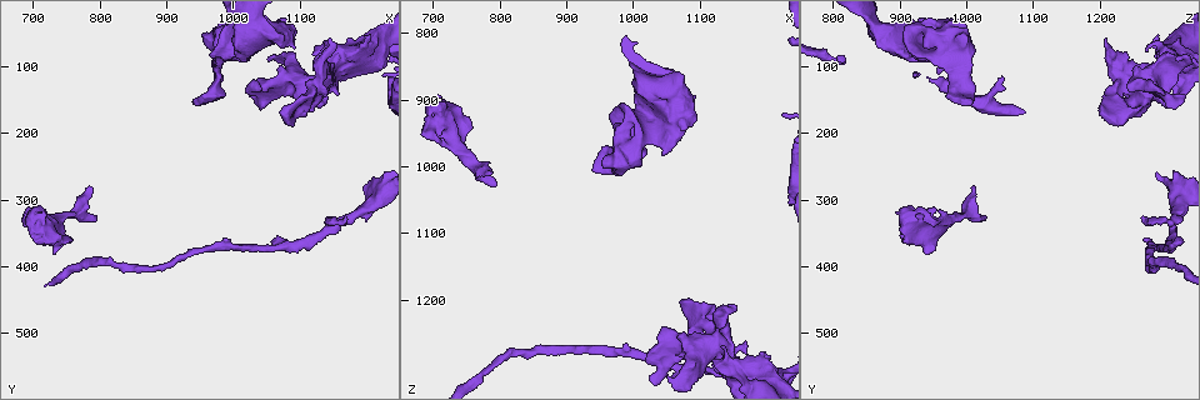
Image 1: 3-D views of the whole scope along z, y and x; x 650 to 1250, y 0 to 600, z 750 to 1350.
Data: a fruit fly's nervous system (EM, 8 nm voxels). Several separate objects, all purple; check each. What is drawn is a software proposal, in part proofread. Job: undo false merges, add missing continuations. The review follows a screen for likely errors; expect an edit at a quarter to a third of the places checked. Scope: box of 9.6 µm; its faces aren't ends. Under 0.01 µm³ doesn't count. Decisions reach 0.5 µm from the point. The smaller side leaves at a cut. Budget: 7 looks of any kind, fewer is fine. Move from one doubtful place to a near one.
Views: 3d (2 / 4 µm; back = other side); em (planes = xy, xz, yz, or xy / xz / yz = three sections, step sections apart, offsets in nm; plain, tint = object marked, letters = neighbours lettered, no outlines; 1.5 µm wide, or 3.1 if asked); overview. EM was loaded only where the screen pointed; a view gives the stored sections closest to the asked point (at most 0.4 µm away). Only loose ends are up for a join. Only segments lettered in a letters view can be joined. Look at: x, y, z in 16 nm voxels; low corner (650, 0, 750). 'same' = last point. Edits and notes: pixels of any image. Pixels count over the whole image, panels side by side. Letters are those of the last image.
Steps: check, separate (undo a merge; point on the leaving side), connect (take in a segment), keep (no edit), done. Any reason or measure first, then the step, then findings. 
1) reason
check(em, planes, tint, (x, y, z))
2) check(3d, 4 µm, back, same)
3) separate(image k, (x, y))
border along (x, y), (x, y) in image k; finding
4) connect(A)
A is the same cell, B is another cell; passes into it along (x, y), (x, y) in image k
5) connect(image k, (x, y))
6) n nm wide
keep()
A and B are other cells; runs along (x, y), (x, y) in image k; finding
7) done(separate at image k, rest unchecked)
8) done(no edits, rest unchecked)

stops while still wide
check(em, planes, letters, (700, 365, 905))

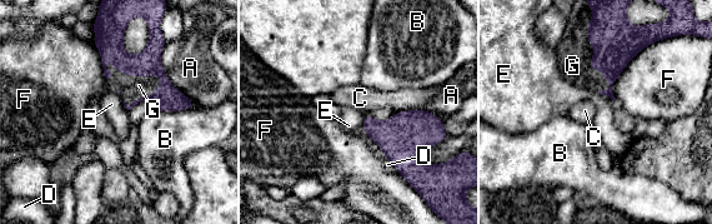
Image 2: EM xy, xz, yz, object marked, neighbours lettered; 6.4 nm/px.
connect(G)
G is the same cell, A, B, C, D, E and F are other cells; passes into it along (166, 98), (135, 75), (131, 88) in image 2; the neuron continues

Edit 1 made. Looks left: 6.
tapers out
check(em, yz, step 8, letters, (785, 280, 1005))

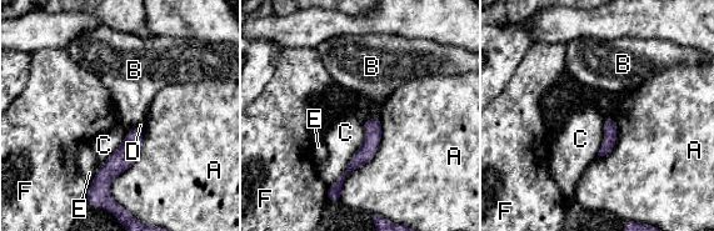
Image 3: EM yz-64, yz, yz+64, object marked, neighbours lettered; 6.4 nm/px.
cut it another way
check(em, planes, letters, same)

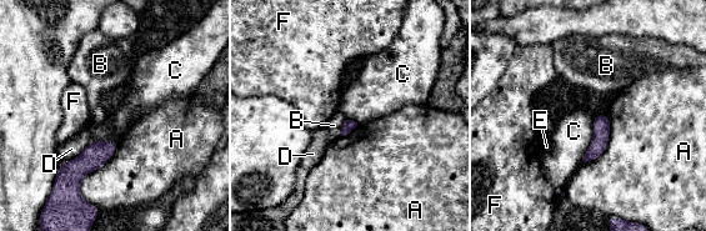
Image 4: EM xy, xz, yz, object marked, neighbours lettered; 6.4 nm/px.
keep()
A, B, C, D, E and F are other cells; border along (594, 115), (594, 137), (581, 161) in image 4; no lettered segment goes on from it

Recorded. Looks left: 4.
free end
check(em, planes, letters, (935, 155, 1005))

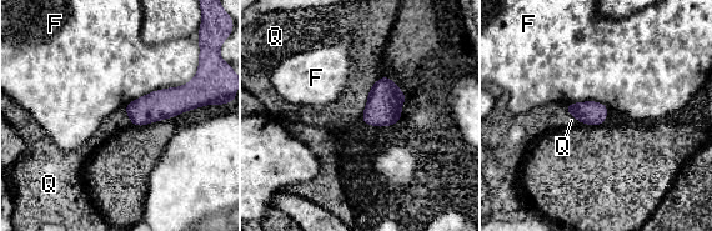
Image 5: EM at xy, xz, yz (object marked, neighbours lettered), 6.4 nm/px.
140 nm wide
keep()
F and Q are other cells; border along (371, 85), (360, 120) in image 5; none of them fits

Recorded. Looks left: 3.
done(connect at image 2, rest unchecked)

